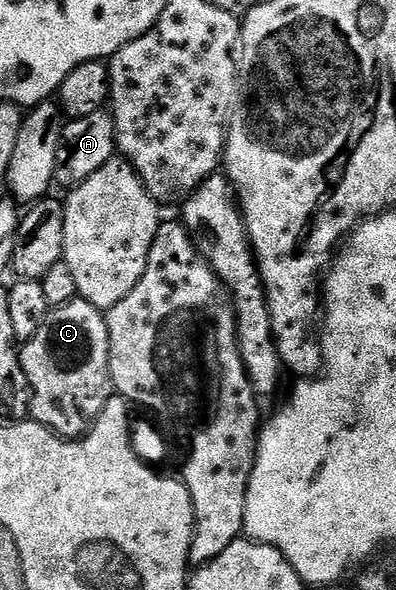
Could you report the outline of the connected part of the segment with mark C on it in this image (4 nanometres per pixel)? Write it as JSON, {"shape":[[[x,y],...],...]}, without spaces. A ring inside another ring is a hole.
{"shape":[[[76,298],[65,306],[52,308],[41,330],[33,334],[29,343],[22,345],[19,361],[23,364],[23,373],[27,376],[27,386],[31,393],[30,419],[36,420],[38,424],[44,424],[57,436],[82,437],[101,414],[105,402],[113,395],[107,317],[97,306],[84,300]]]}

